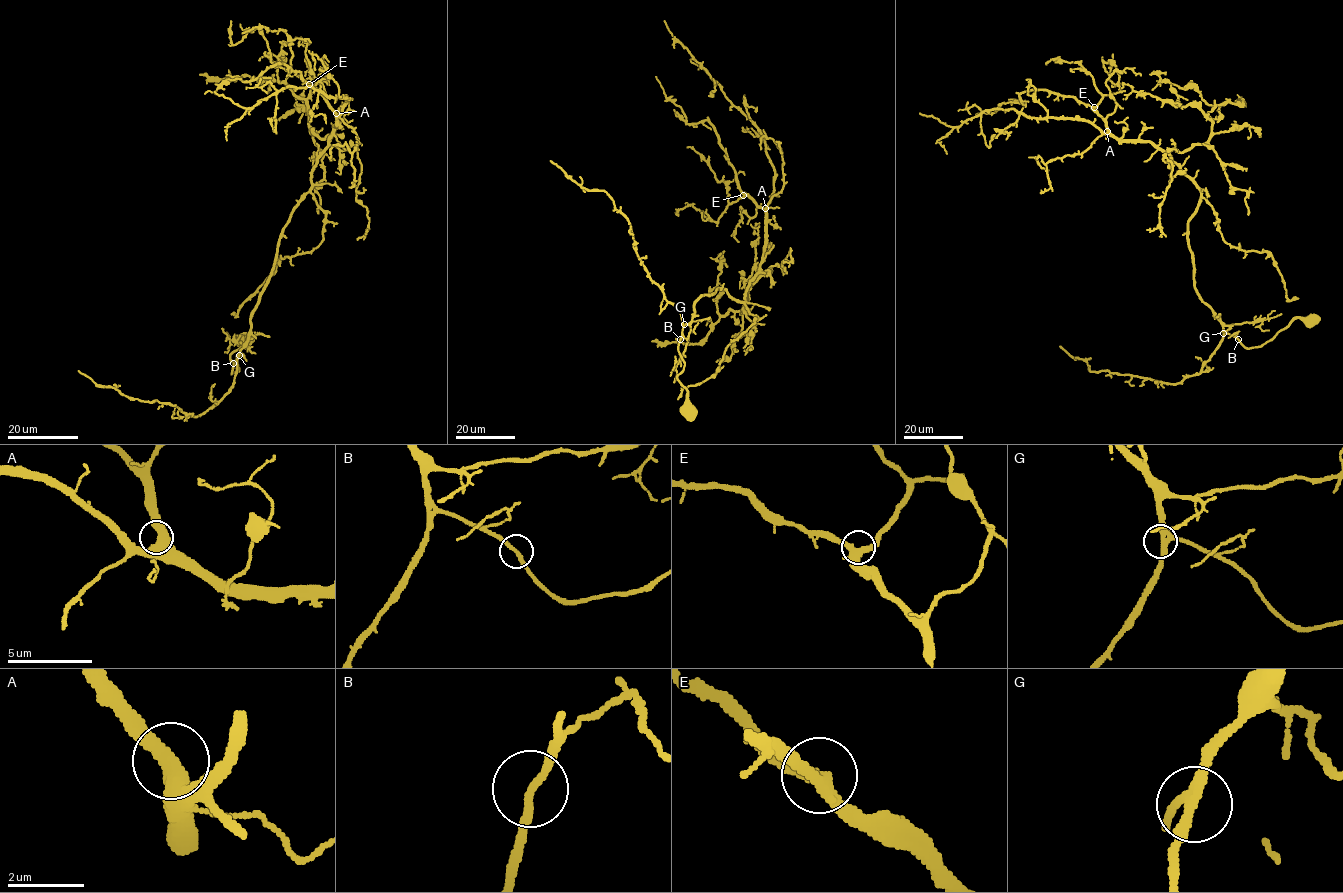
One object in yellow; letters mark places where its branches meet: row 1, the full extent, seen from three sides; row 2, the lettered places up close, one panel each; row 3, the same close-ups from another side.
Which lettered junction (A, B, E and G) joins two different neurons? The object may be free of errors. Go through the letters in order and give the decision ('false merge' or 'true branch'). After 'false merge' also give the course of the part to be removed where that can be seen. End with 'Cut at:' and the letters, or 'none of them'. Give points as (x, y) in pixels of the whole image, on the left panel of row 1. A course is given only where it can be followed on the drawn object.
A: true branch
B: true branch
E: true branch
G: true branch
Cut at: none of them

